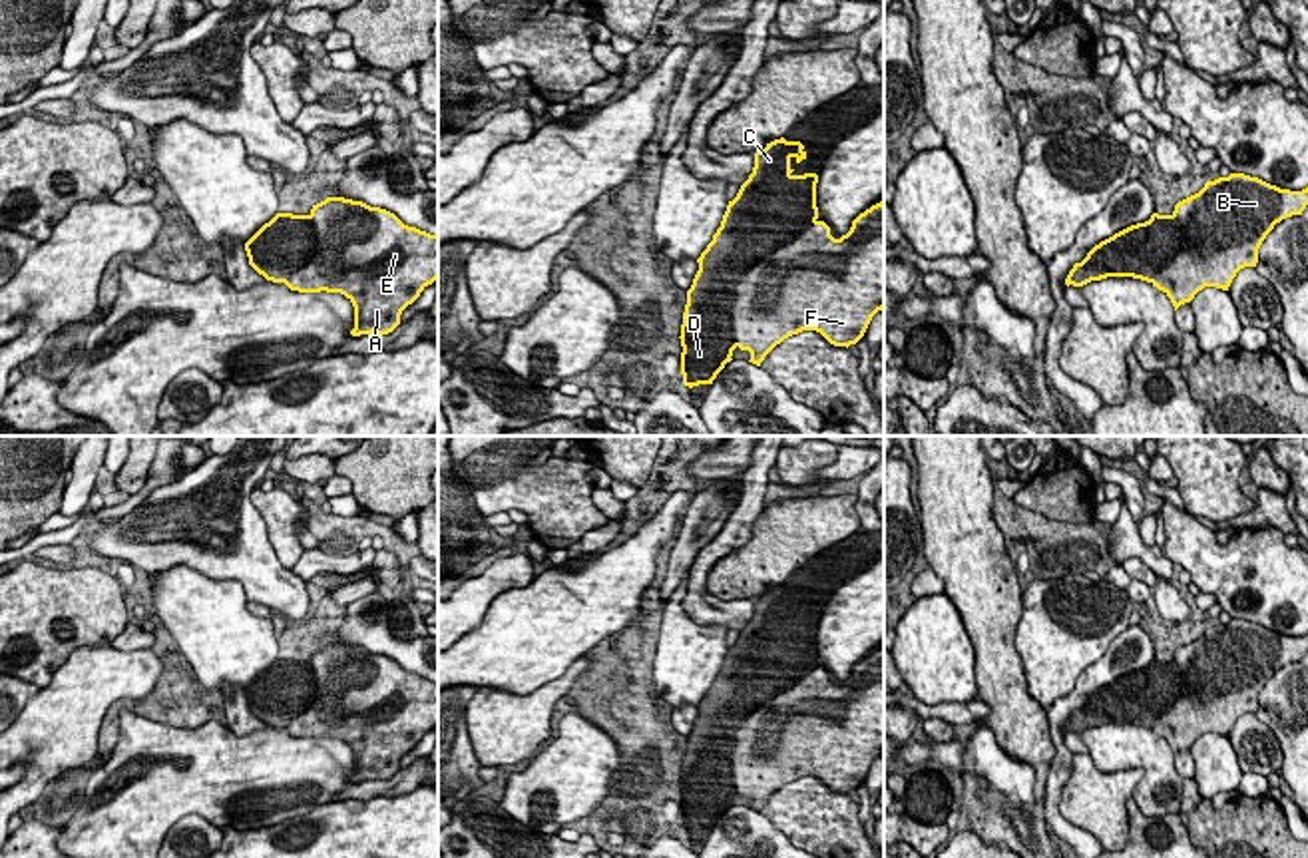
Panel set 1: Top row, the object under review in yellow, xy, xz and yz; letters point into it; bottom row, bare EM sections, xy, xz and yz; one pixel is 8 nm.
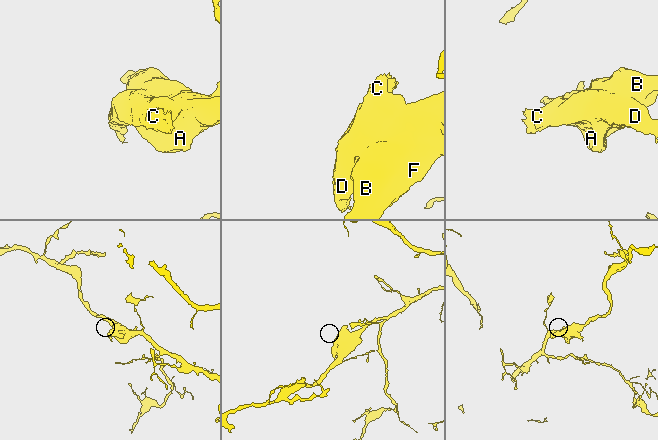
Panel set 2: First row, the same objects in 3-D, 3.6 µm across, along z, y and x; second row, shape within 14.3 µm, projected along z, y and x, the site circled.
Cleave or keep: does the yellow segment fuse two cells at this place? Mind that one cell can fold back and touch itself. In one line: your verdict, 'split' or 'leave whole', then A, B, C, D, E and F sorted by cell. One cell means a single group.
split | A B E F / C D

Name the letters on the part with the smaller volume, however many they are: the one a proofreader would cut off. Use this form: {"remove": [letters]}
{"remove": ["C", "D"]}

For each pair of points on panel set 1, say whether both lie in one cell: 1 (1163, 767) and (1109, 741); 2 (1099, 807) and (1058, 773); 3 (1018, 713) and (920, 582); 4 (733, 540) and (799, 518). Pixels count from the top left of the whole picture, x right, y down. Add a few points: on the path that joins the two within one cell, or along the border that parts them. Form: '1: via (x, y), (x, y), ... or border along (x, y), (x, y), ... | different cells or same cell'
1: via (1149, 753), (1123, 745) | same cell
2: border along (1074, 755), (1060, 813), (1080, 827) | different cells
3: border along (930, 568), (942, 580), (944, 592) | different cells
4: border along (765, 504), (753, 524), (753, 534), (715, 564) | different cells

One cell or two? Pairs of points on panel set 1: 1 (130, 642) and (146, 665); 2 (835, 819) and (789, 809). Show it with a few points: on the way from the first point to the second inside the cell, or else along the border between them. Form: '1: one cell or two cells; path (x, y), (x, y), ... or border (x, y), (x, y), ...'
1: two cells; border (108, 643), (120, 649), (150, 649)
2: one cell; path (823, 819), (815, 819), (801, 809)

